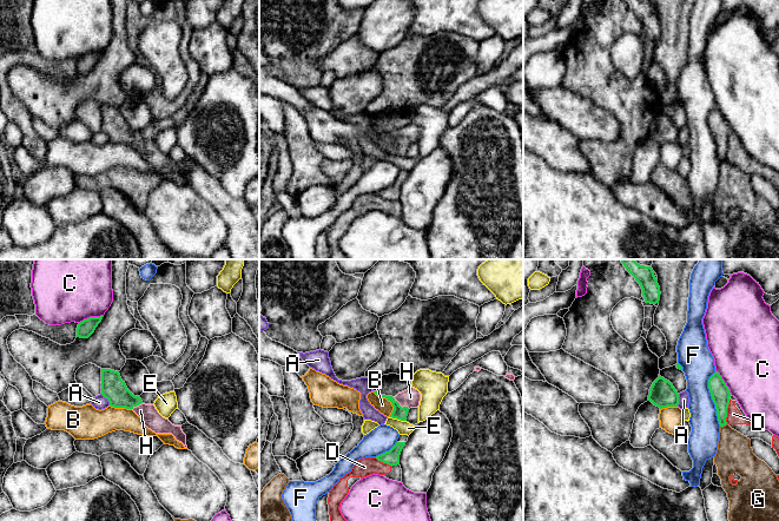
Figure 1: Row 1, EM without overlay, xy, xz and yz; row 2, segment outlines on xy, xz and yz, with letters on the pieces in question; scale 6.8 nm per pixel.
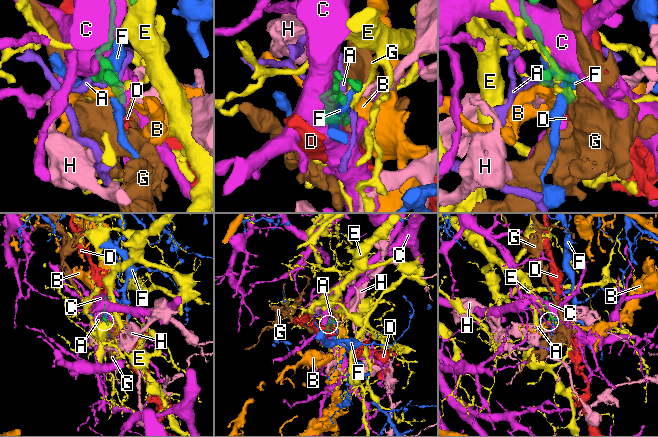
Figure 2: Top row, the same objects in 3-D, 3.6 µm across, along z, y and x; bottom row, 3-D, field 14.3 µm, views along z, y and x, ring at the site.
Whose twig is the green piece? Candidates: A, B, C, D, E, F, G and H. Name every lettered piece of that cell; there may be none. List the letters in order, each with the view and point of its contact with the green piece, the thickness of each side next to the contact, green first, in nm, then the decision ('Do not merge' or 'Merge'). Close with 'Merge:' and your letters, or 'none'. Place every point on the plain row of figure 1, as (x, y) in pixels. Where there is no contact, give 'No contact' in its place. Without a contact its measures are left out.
A: Touches green at xy (106, 133). Thickness 170 nm (green) against 100 nm. Do not merge
B: Touches green at xz (389, 136). Thickness 90 nm (green) against 100 nm. Do not merge
C: Touches green at yz (724, 118). Thickness 130 nm (green) against 440 nm. Do not merge
D: Touches green at yz (726, 147). Thickness 130 nm (green) against 100 nm. Do not merge
E: Touches green at xz (398, 155). Thickness 90 nm (green) against 100 nm. Do not merge
F: Touches green at yz (712, 134). Thickness 130 nm (green) against 220 nm. Do not merge
G: Touches green at yz (723, 162). Thickness 130 nm (green) against 240 nm. Do not merge
H: Touches green at xz (400, 142). Thickness 90 nm (green) against 130 nm. Merge
Merge: H

